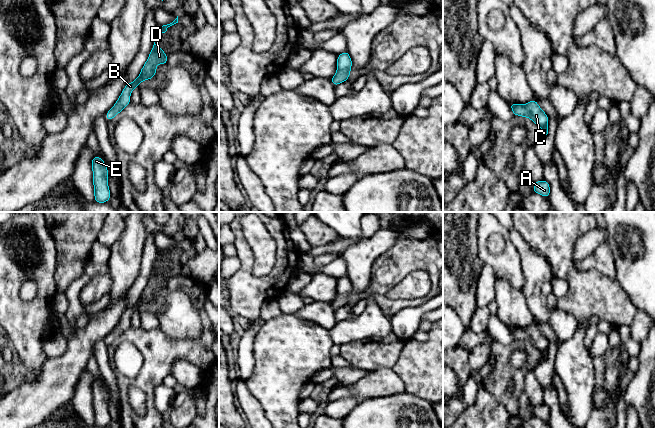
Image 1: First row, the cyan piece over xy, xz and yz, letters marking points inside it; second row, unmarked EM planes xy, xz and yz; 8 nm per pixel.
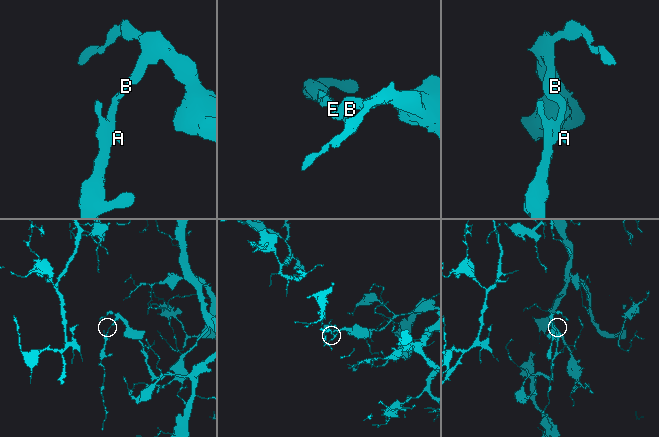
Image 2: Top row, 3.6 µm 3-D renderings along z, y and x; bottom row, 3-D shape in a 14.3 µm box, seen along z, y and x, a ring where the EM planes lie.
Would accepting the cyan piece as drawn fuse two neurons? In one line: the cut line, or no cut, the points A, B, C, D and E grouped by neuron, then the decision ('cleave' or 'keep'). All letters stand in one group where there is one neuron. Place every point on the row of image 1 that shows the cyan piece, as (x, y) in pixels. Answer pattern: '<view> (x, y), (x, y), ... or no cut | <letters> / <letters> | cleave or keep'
no cut | A B C D E | keep

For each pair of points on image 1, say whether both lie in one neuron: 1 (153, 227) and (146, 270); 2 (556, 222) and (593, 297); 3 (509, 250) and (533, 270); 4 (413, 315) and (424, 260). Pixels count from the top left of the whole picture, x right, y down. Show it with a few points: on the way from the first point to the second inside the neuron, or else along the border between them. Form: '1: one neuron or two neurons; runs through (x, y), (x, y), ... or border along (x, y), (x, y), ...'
1: one neuron; runs through (149, 238), (148, 259)
2: one neuron; runs through (556, 241), (564, 267), (575, 278)
3: two neurons; border along (510, 239), (519, 255), (524, 283)
4: two neurons; border along (432, 297), (419, 305), (403, 307), (395, 313)

